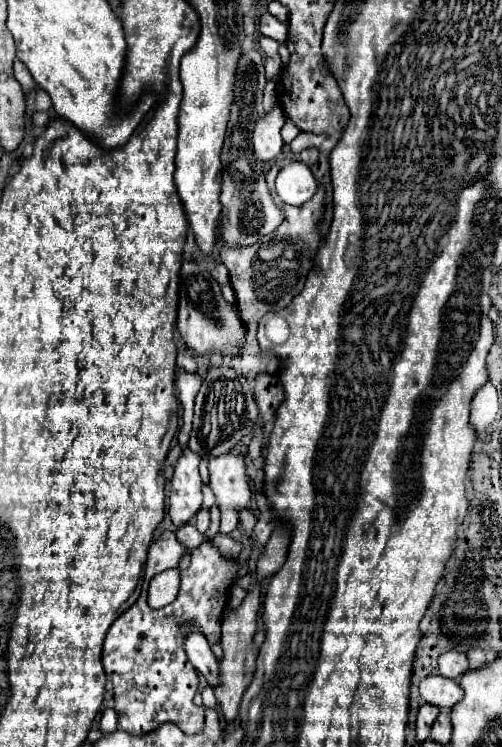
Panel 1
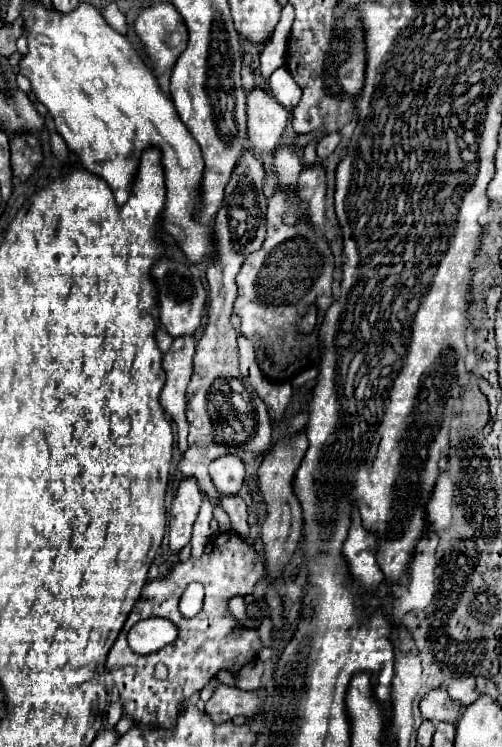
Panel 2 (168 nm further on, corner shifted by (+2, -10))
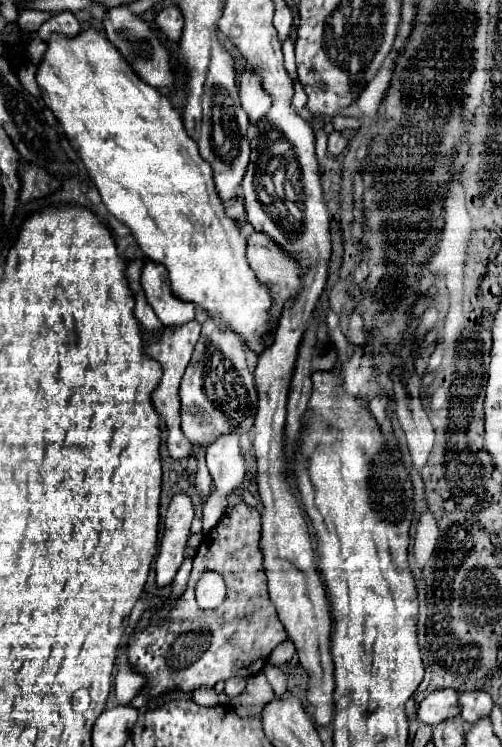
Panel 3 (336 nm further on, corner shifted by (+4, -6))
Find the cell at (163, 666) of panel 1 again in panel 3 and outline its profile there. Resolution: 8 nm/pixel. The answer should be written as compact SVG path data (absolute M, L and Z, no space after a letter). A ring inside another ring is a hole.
M243 502L235 504L233 508L229 508L229 510L225 512L225 516L219 520L219 526L215 526L215 528L207 534L207 542L201 542L201 546L197 548L195 568L191 570L191 578L189 578L189 586L187 586L187 590L185 590L185 594L177 600L177 604L175 604L173 608L161 608L161 614L165 616L165 622L155 622L149 632L145 632L141 626L135 628L135 632L133 632L131 640L129 640L129 646L127 646L127 658L129 658L131 666L133 666L135 670L139 670L139 672L147 678L147 684L145 684L145 688L141 690L143 696L153 696L153 698L155 698L155 696L161 696L161 694L165 694L165 692L169 692L169 690L175 690L175 688L187 688L187 692L193 692L193 690L199 688L199 686L215 686L219 680L229 680L229 678L233 678L233 676L243 676L243 678L255 676L255 674L261 672L263 666L267 664L269 654L271 654L281 642L287 640L287 632L285 632L283 624L279 622L277 610L275 610L275 606L271 604L269 594L267 594L267 576L265 576L265 572L263 572L263 562L261 562L261 552L257 550L257 542L259 542L259 514L257 514L257 508L247 506L247 504L243 504ZM207 570L219 572L219 574L225 578L225 584L227 584L227 598L225 598L225 602L223 602L219 608L213 608L213 610L201 610L201 608L197 606L197 602L195 602L195 582L197 582L199 576L201 576L203 572L207 572Z

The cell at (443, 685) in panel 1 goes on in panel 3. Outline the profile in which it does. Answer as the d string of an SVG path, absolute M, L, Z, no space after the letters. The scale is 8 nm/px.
M451 688L431 692L417 708L417 720L421 724L439 724L459 714L459 694Z

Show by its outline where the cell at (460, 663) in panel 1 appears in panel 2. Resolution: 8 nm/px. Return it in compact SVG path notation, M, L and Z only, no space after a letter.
M465 676L465 680L451 680L449 686L447 686L447 692L449 692L449 696L453 700L457 700L457 702L461 702L465 706L475 702L481 696L481 692L475 686L473 676Z

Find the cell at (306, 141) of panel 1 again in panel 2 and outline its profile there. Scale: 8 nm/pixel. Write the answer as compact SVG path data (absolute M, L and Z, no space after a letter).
M331 132L331 134L325 134L323 138L319 138L317 140L317 156L319 156L319 160L325 160L337 148L339 140L341 138L339 138L337 132Z

